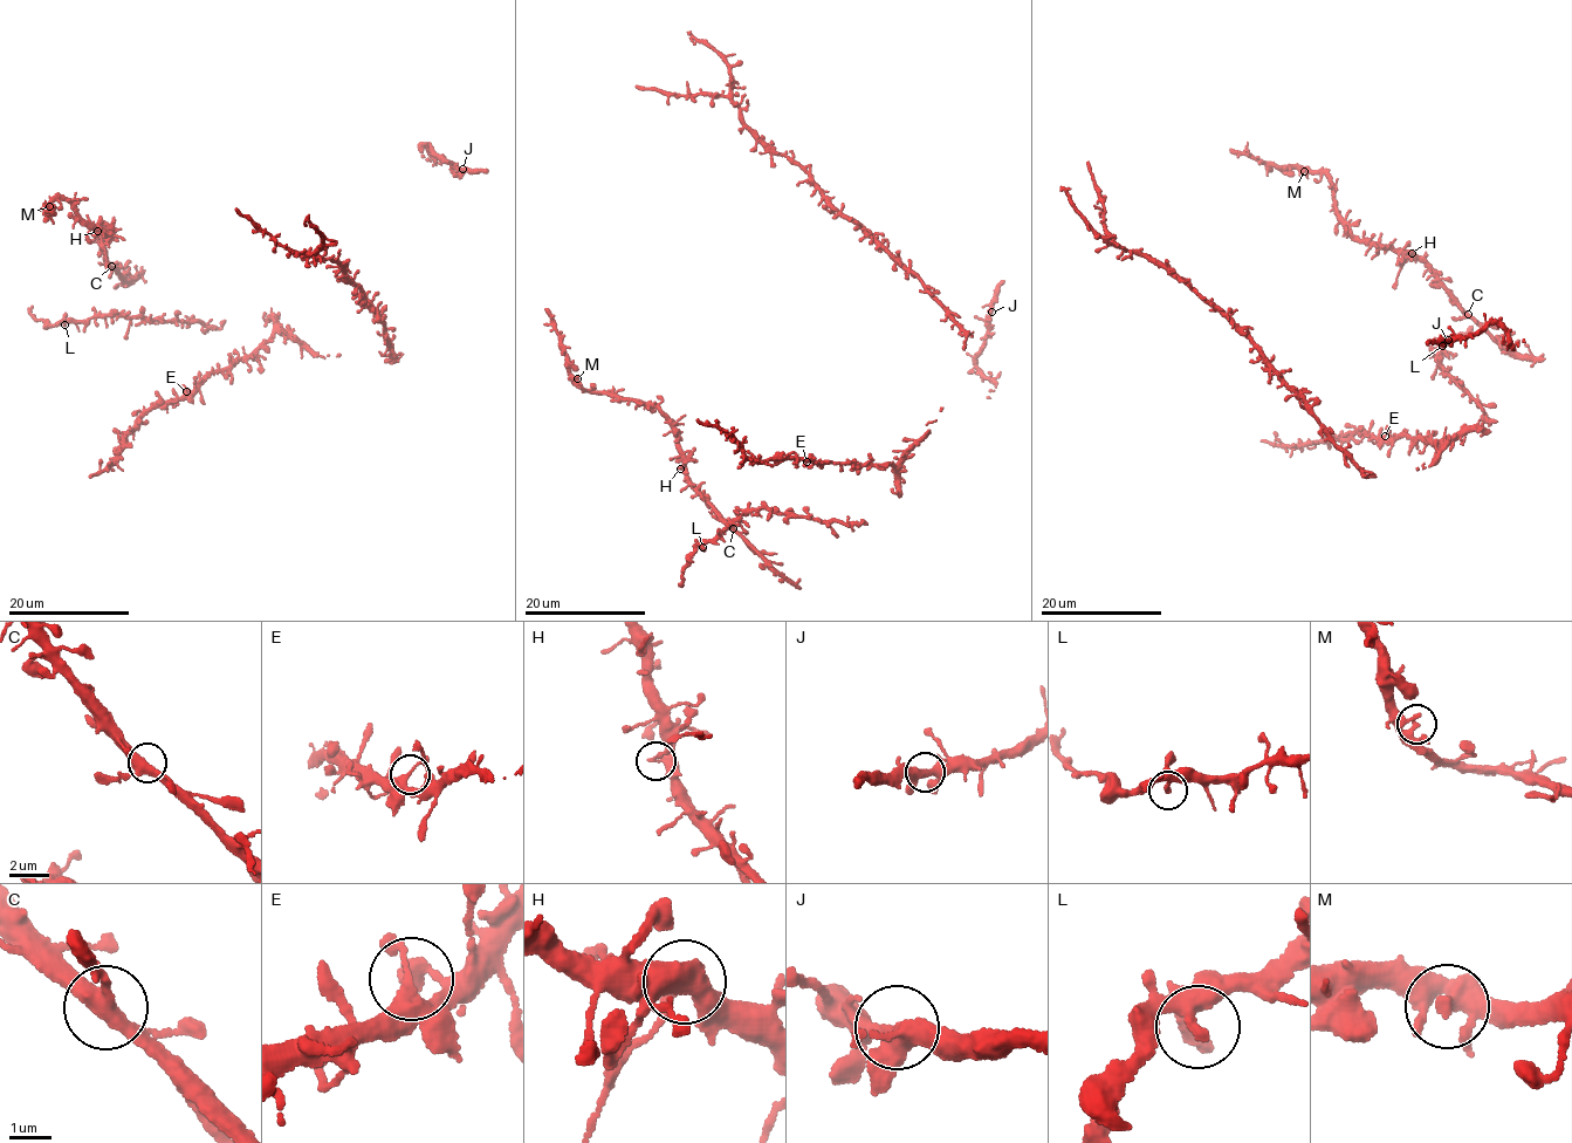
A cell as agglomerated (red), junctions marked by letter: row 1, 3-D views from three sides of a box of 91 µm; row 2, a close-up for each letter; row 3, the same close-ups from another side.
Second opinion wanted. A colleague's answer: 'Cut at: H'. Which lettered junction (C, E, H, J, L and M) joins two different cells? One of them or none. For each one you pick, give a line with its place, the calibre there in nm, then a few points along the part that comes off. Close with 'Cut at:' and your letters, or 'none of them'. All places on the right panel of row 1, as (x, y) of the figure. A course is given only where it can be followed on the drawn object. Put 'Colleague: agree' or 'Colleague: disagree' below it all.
H: Place: (1412, 253). Thickness 280 nm. Course of the part to remove: (1412, 253), (1399, 272), (1394, 289)
Cut at: H
Colleague: agree

